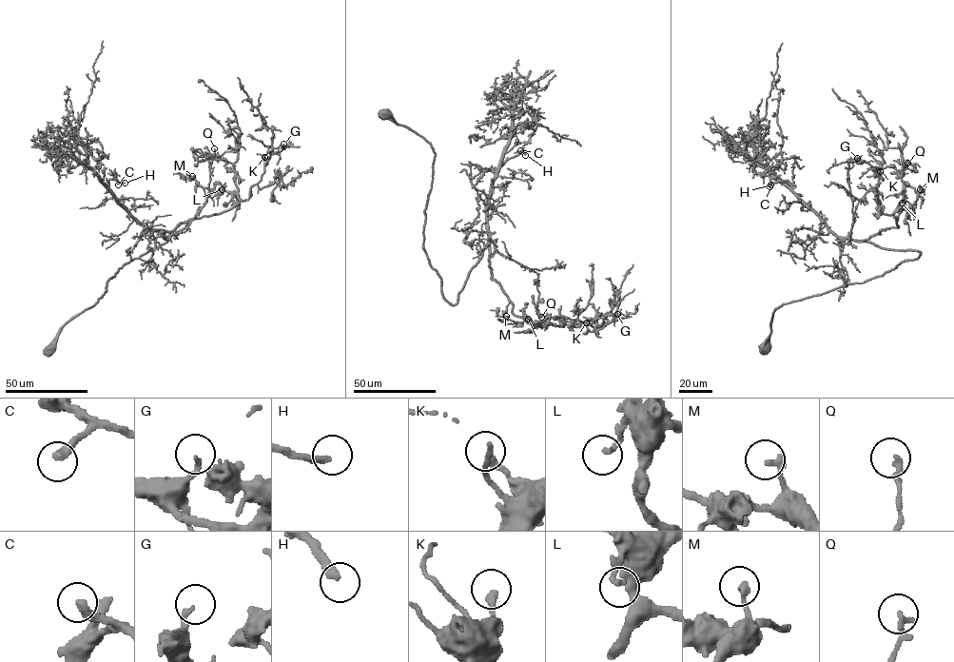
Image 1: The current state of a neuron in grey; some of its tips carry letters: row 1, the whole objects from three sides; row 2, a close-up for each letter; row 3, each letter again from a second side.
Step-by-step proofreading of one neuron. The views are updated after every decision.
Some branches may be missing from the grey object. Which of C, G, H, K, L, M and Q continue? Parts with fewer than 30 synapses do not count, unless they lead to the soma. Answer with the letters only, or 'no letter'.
C, H

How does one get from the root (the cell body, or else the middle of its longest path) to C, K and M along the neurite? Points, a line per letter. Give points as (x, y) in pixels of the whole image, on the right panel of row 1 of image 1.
C: (764, 346), (776, 307), (883, 276), (902, 262), (918, 259), (920, 253), (839, 239), (790, 184), (769, 186)
K: (764, 346), (776, 307), (918, 259), (916, 250), (851, 240), (898, 227), (893, 215), (882, 213), (880, 171)
M: (764, 346), (776, 307), (918, 259), (916, 250), (851, 240), (898, 227), (894, 214), (914, 204), (920, 189)

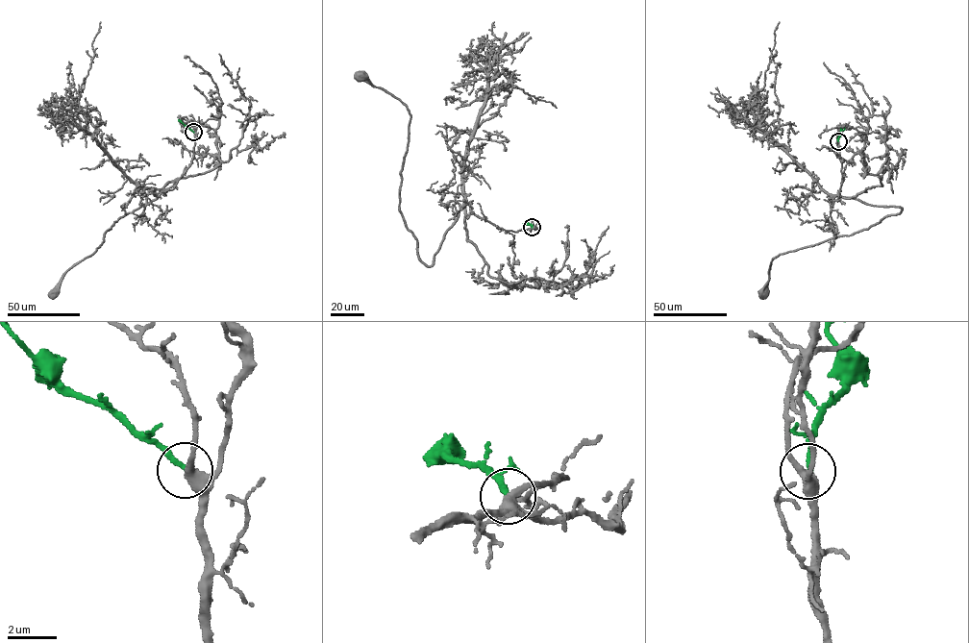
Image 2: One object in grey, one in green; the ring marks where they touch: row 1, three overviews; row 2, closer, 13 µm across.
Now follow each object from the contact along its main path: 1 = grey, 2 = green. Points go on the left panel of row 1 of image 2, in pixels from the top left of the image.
1: (193, 132), (191, 163), (177, 183), (148, 189), (159, 196), (113, 222), (54, 292)
2: (193, 132), (178, 119)

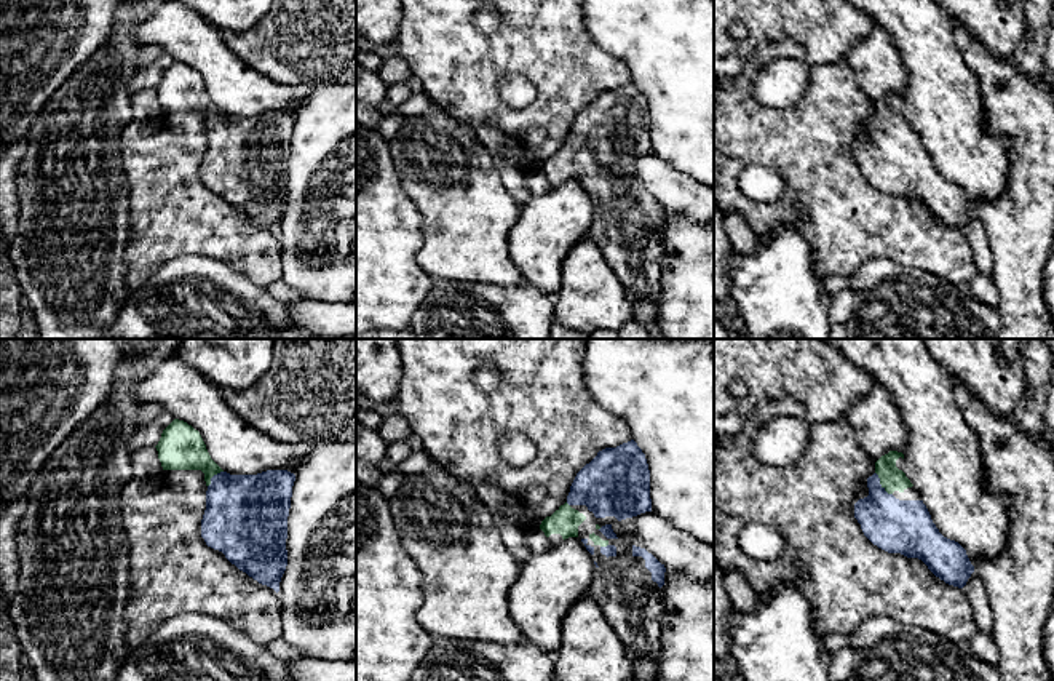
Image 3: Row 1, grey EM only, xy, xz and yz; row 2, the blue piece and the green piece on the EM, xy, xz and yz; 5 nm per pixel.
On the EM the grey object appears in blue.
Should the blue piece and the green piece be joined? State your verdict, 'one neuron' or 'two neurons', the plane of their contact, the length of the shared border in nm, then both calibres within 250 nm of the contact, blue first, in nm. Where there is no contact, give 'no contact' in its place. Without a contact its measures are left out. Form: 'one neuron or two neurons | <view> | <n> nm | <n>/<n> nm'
one neuron | yz | 150 nm | 280/120 nm

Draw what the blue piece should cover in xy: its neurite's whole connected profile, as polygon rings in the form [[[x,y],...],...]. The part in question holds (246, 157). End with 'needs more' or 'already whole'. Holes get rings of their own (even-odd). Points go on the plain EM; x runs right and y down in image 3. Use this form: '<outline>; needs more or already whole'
[[[179,61],[163,72],[155,90],[163,112],[201,112],[204,115],[208,133],[201,179],[206,187],[222,193],[240,213],[278,235],[287,208],[287,158],[295,117],[287,112],[230,117],[211,101],[200,74]]]; needs more

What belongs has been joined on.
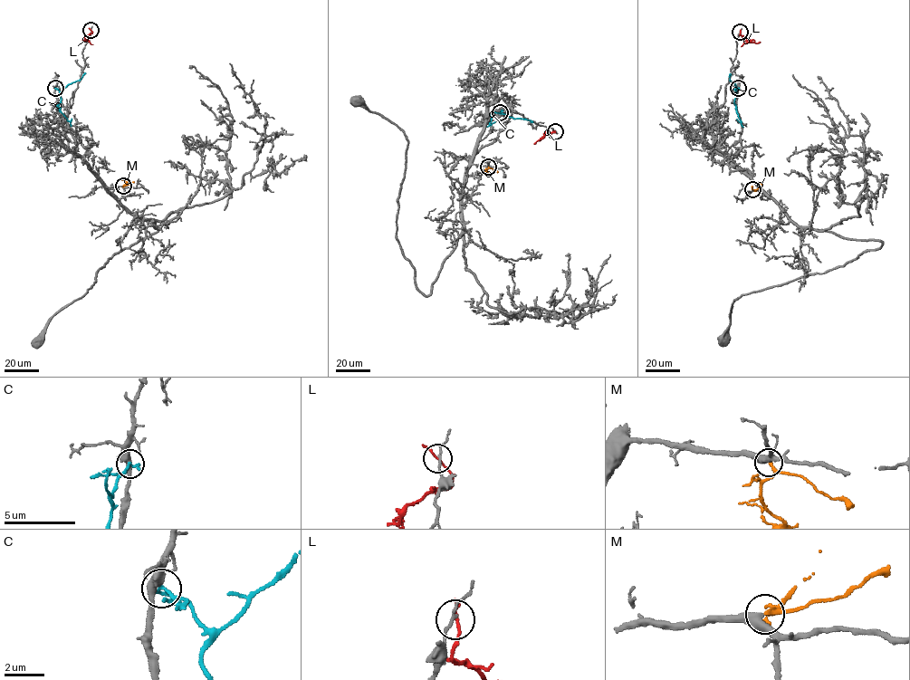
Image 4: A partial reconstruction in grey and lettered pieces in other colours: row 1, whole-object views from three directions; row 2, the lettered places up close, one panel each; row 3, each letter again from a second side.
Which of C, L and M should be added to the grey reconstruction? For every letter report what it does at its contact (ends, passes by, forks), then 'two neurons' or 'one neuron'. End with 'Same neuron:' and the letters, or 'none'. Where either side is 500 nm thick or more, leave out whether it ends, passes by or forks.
C: it passes by | two neurons
L: it passes by | two neurons
M: it passes by | one neuron
Same neuron: M

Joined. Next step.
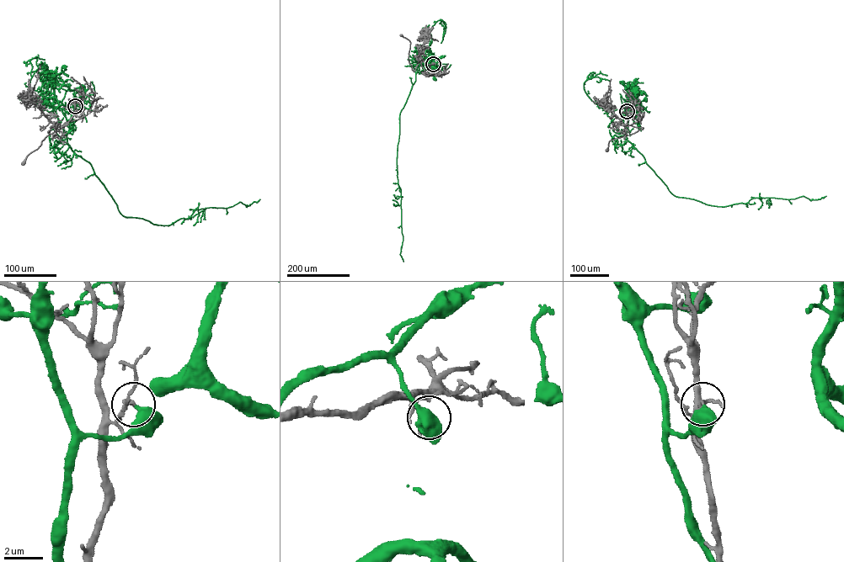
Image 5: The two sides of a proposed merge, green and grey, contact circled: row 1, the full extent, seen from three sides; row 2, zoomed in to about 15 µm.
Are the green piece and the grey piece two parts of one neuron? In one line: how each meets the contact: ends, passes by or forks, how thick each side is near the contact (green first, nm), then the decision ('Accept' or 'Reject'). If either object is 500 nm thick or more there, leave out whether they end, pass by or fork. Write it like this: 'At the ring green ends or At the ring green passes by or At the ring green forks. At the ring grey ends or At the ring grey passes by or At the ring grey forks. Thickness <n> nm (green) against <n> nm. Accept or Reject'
Thickness 500 nm (green) against 120 nm. Reject

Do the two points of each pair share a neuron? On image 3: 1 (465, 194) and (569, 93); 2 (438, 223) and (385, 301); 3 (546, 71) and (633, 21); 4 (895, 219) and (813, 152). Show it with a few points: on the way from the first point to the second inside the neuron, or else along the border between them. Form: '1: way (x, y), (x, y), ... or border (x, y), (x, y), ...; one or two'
1: border (470, 127), (492, 157); two
2: border (420, 216), (423, 245), (417, 264), (433, 280); two
3: border (583, 16), (585, 27), (593, 40), (626, 64); two
4: way (874, 216), (831, 173); one

